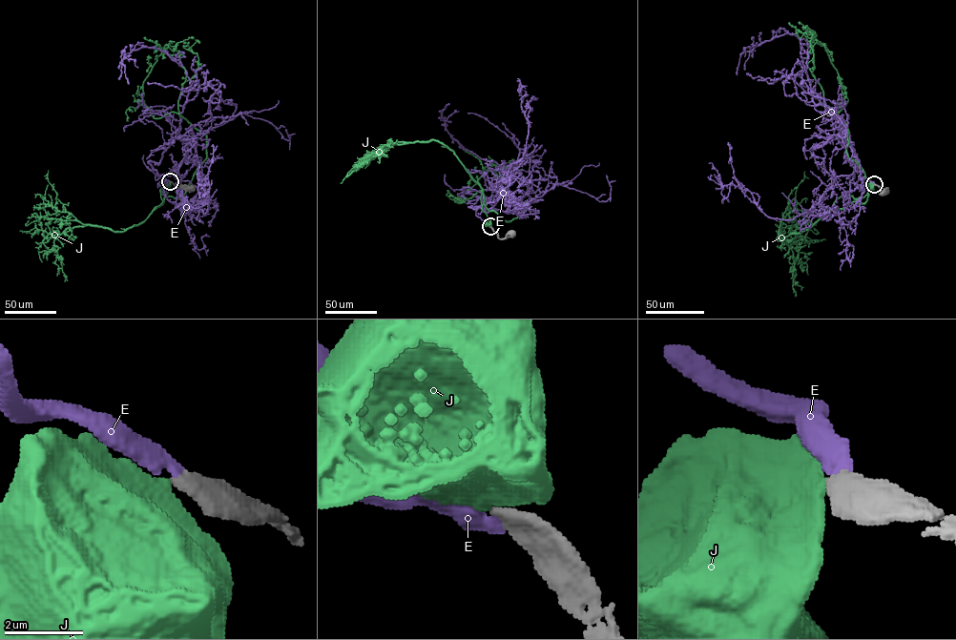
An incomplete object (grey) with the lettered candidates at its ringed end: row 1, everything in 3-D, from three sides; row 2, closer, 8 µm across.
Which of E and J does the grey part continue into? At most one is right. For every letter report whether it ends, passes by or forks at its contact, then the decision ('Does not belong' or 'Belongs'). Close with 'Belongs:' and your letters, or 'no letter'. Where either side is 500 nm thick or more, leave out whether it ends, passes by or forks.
E: It ends there. Belongs
J: Does not belong
Belongs: E

